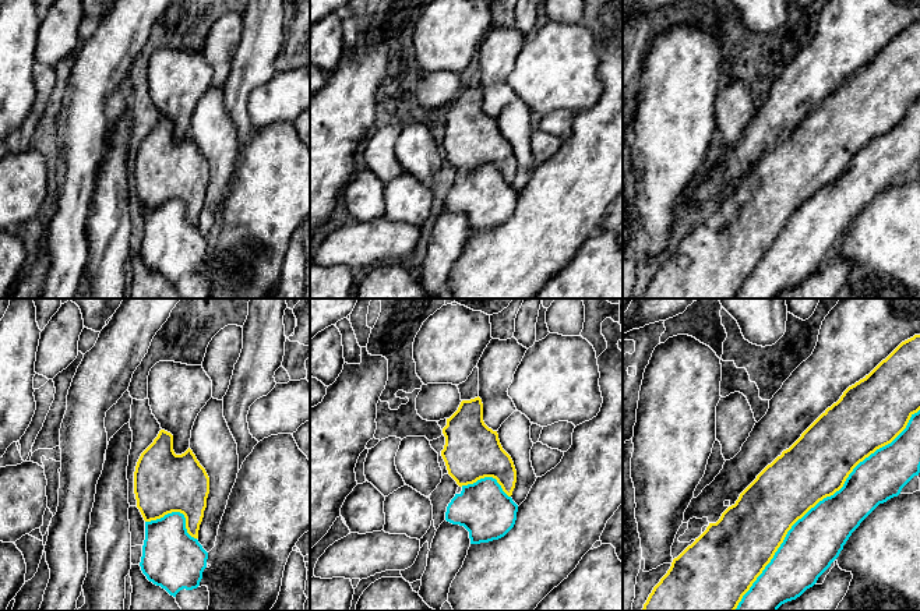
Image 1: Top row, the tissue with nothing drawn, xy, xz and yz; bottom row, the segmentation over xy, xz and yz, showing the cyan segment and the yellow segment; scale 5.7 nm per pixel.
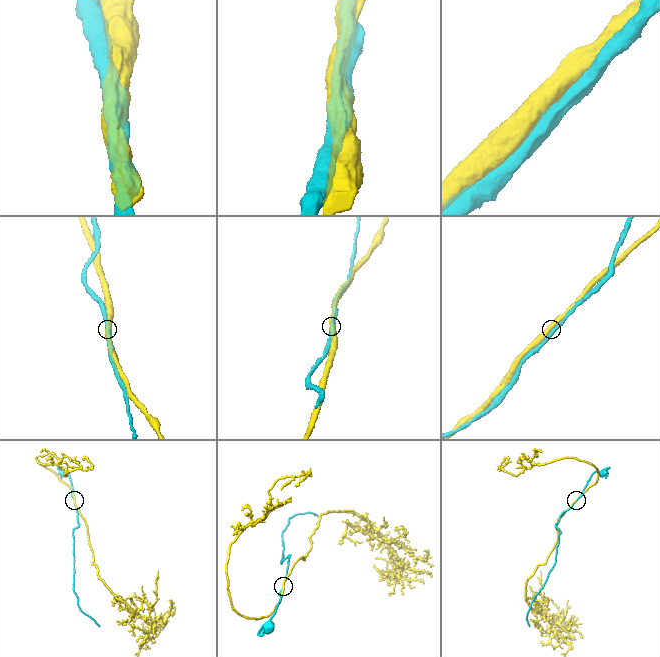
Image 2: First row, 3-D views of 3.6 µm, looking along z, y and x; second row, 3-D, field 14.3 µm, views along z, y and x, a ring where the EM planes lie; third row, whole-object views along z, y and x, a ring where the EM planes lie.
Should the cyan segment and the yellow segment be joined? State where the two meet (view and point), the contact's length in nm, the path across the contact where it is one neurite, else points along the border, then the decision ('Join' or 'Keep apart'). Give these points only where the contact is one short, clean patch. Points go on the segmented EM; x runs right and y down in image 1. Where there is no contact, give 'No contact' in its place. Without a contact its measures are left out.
Touches cyan at yz (820, 501). Shared border 1550 nm. Keep apart

